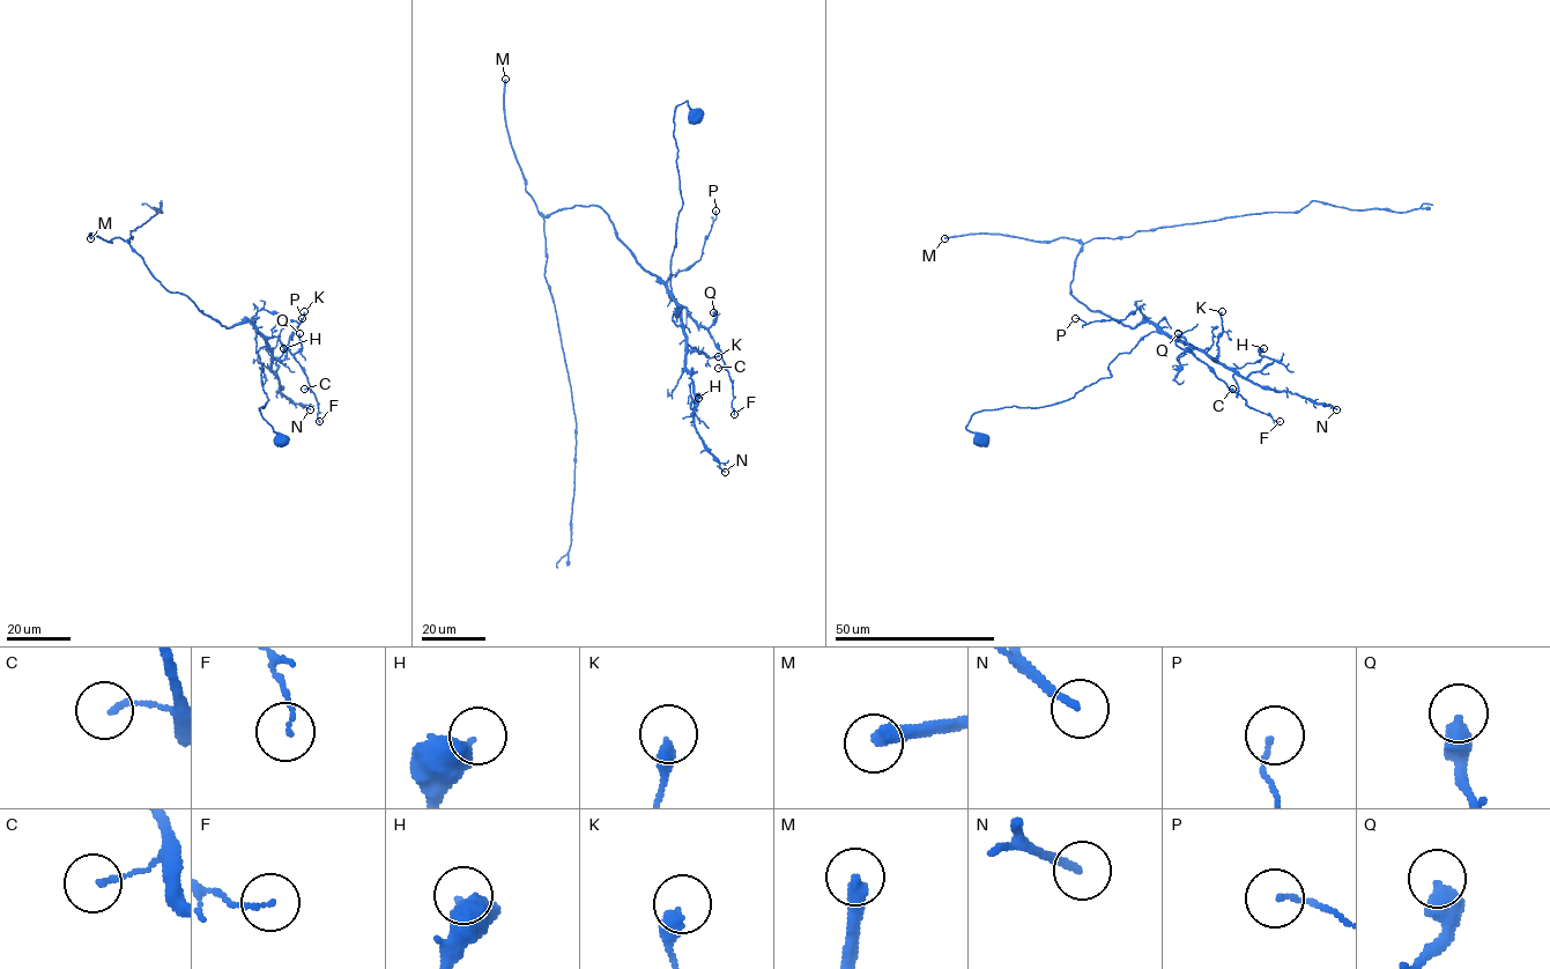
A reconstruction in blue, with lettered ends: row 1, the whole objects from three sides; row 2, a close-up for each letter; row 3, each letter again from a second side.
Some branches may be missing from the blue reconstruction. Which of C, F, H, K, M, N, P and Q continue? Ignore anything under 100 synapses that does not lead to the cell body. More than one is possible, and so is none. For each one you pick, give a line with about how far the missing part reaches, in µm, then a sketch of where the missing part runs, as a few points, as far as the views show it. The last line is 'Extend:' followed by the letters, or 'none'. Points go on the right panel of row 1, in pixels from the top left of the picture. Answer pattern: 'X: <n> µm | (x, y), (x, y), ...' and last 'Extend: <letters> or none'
M: 700 µm
Extend: M

